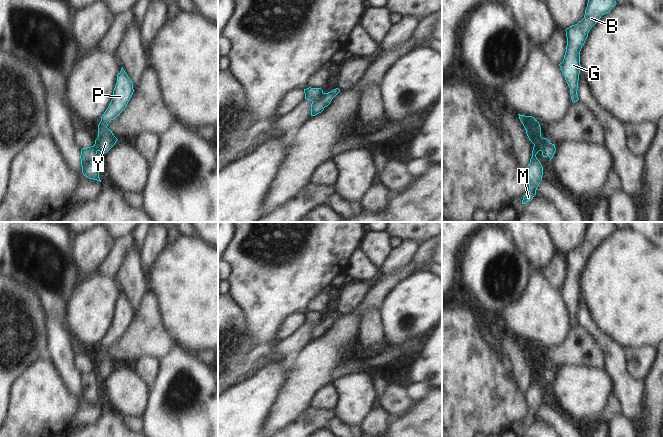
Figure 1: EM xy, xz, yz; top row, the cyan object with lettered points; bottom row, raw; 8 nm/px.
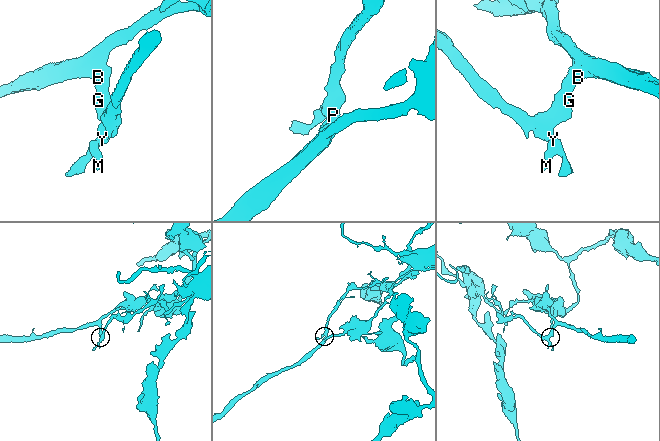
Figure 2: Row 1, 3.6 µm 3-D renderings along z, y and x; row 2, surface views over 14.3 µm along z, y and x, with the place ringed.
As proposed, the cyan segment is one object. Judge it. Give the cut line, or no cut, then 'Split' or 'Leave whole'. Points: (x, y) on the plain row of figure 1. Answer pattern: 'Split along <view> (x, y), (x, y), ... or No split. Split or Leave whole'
No split. Leave whole.

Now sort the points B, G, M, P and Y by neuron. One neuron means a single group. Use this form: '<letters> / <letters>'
B G M P Y

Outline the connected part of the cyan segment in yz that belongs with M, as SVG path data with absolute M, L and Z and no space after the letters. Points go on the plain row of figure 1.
M520 338L518 339L526 354L529 364L534 368L530 387L526 392L524 392L525 399L527 400L529 406L529 415L525 417L522 424L522 428L526 428L536 419L536 414L542 405L543 391L537 383L536 378L541 375L543 381L548 380L551 385L555 378L556 372L555 369L552 368L547 362L541 361L540 348L534 341Z

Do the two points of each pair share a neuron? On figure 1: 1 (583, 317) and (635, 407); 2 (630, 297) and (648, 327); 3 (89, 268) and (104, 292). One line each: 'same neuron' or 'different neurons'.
1: same neuron
2: same neuron
3: different neurons

